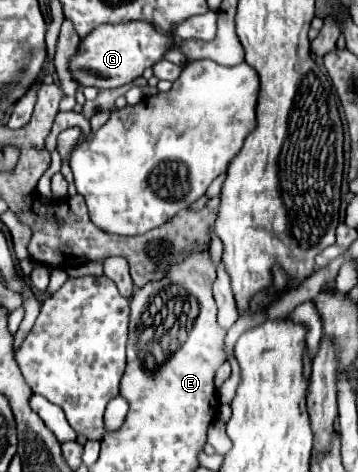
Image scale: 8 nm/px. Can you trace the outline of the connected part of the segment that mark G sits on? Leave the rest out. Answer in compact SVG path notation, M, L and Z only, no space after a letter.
M129 21L119 25L99 25L89 37L81 39L81 47L71 59L71 73L79 85L113 89L141 77L147 67L159 63L167 51L175 49L175 39L145 21Z

